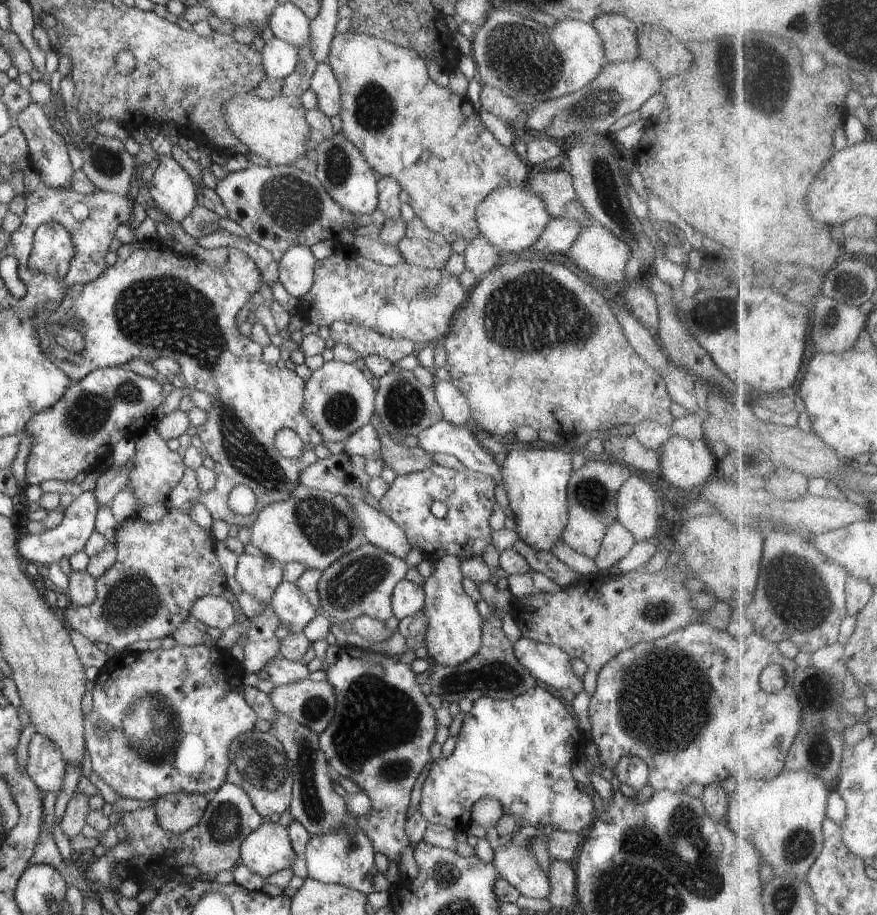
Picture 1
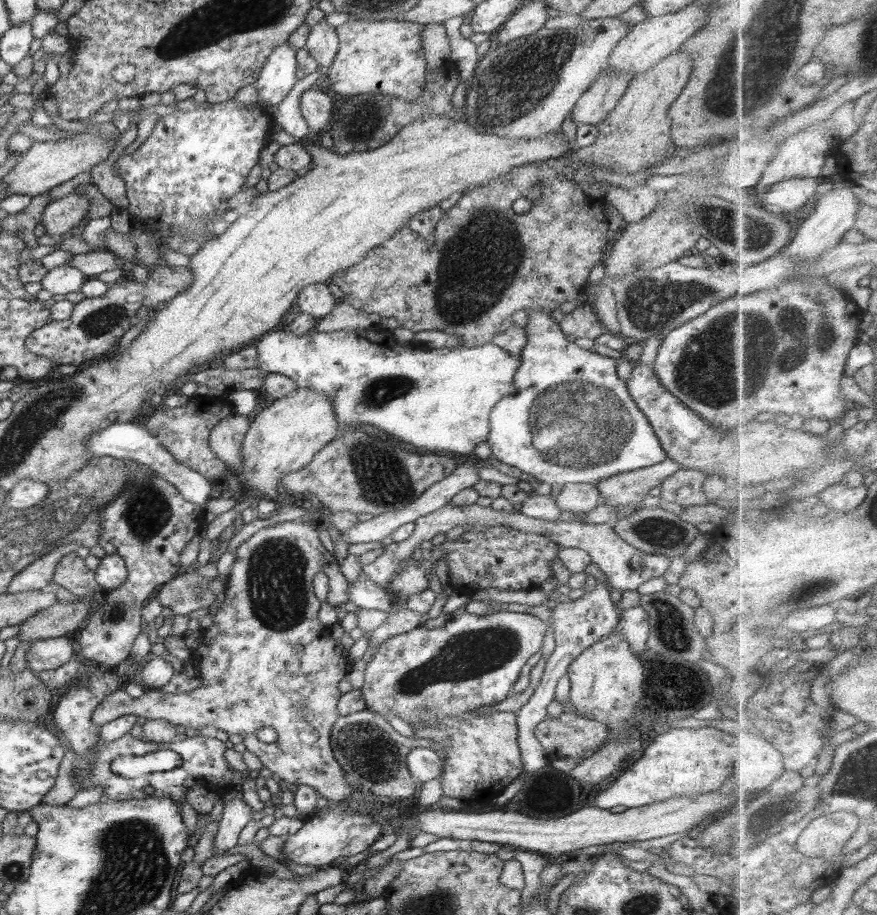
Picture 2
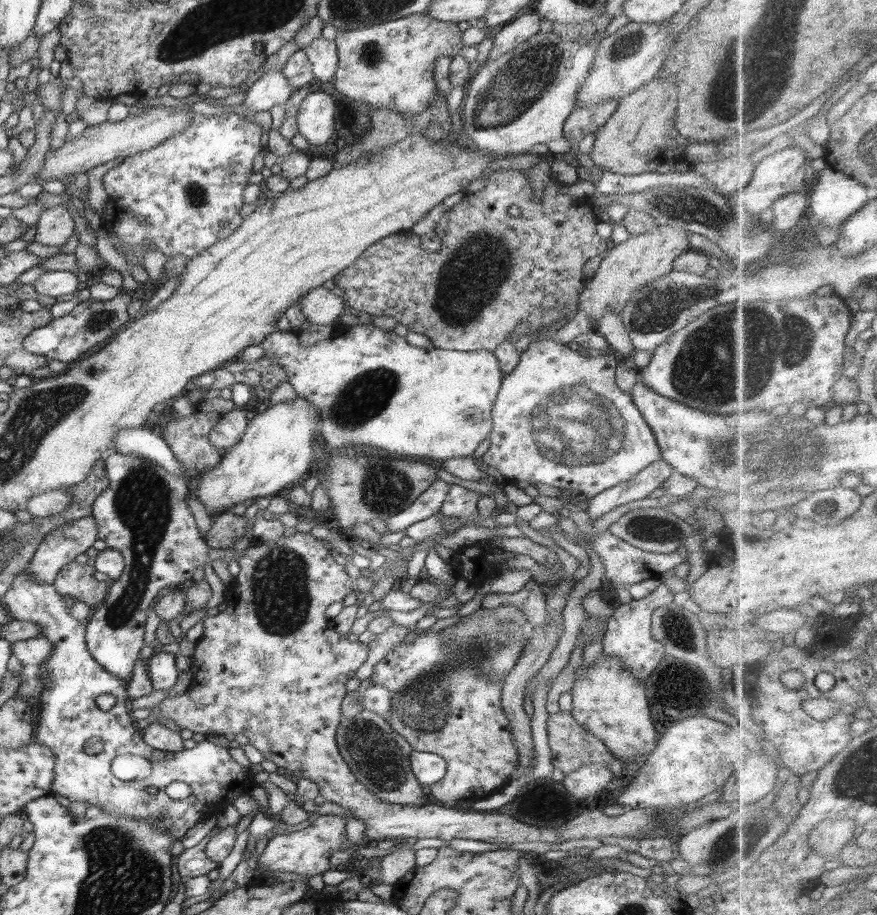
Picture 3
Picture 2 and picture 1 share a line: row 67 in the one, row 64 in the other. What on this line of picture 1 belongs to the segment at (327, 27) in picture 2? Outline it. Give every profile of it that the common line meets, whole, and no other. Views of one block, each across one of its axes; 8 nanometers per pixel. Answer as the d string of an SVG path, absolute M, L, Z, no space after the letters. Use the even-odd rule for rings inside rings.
M328 62L320 63L316 68L312 76L310 90L318 98L318 109L338 124L338 116L341 110L341 93L337 79Z

